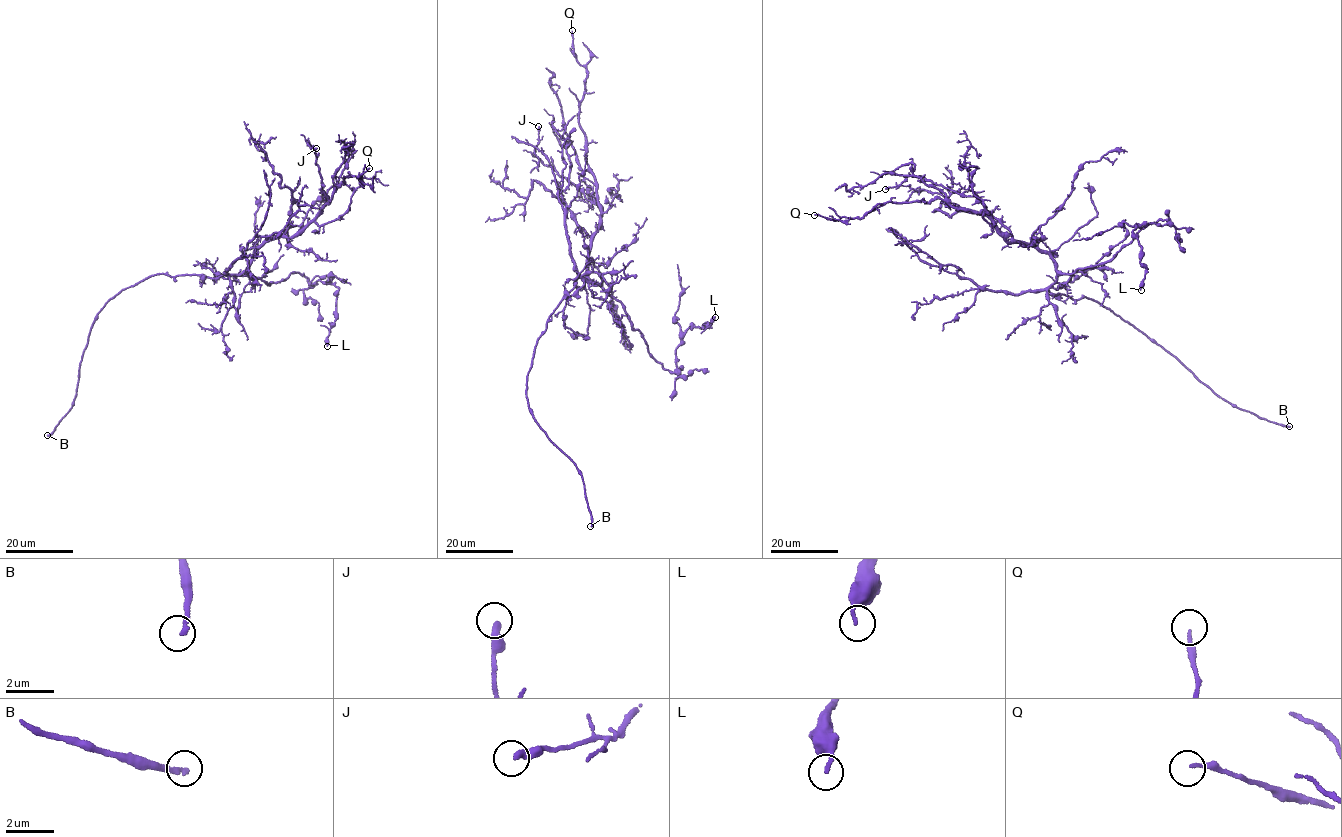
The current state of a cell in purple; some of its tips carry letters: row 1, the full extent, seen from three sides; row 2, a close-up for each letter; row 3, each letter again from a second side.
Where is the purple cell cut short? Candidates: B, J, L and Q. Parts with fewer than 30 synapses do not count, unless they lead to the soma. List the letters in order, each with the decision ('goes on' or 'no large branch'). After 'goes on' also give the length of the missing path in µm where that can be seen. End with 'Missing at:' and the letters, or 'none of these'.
B: goes on; missing 25 µm
J: no large branch
L: no large branch
Q: no large branch
Missing at: B

